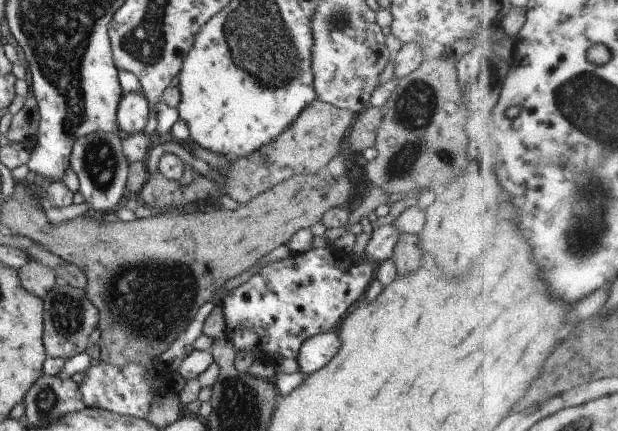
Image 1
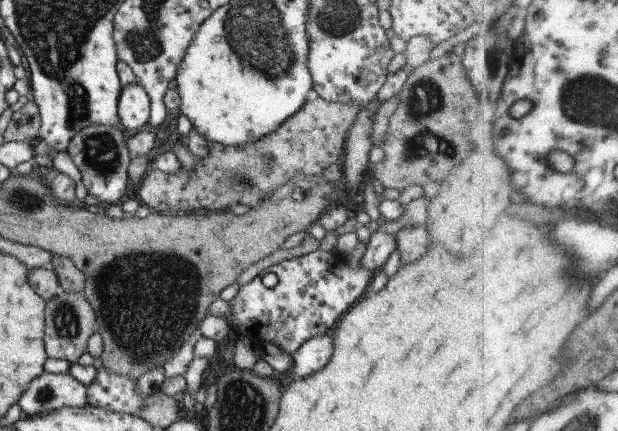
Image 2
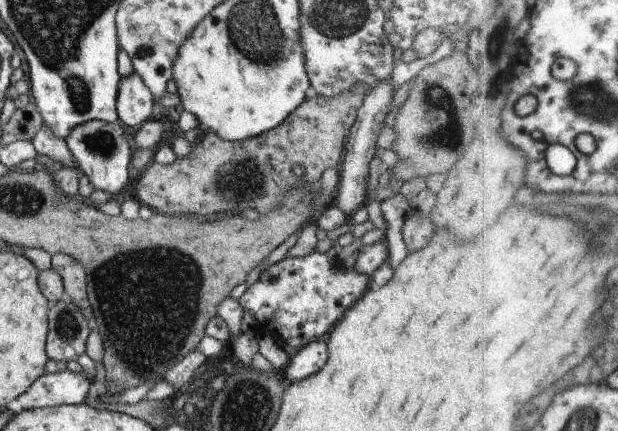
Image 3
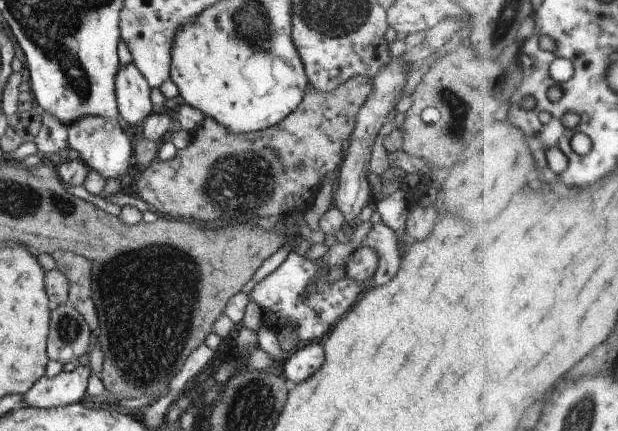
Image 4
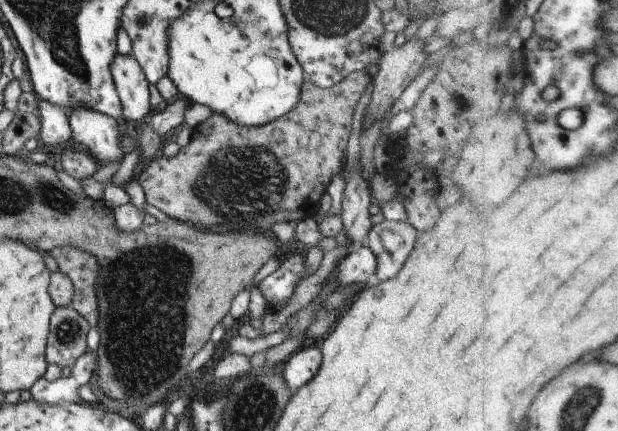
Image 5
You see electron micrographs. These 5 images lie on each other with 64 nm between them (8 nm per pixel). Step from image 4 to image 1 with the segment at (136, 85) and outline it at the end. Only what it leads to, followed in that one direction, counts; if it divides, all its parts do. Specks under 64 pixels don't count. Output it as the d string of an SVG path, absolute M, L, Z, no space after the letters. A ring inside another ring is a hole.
M128 92L121 96L117 106L119 130L126 134L138 134L145 131L149 119L149 102L146 95Z

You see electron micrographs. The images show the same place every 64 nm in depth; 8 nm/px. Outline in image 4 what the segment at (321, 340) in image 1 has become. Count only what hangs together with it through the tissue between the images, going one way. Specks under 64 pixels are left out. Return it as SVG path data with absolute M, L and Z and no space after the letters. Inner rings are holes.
M322 342L308 343L295 348L288 356L284 364L284 376L289 385L296 385L322 366L324 362L324 348Z

